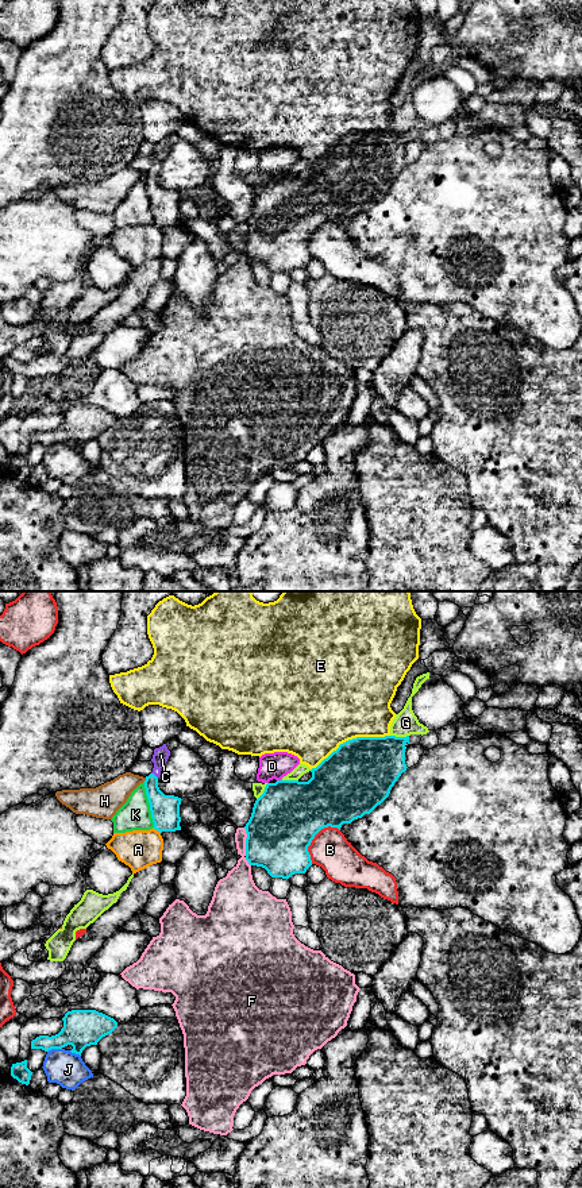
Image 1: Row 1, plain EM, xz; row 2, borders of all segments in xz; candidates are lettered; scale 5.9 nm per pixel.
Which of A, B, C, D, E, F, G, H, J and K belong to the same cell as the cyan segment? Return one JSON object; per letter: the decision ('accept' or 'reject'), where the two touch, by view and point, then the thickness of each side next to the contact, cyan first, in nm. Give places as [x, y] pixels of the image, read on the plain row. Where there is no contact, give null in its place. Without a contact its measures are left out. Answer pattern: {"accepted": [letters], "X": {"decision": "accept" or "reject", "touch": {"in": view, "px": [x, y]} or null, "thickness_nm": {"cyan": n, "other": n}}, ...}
{"accepted": ["C"], "A": {"decision": "reject", "touch": {"in": "xz", "px": [157, 224]}, "thickness_nm": {"cyan": 180, "other": 240}}, "B": {"decision": "reject", "touch": {"in": "xz", "px": [313, 232]}, "thickness_nm": {"cyan": 400, "other": 240}}, "C": {"decision": "accept", "touch": {"in": "xz", "px": [154, 170]}, "thickness_nm": {"cyan": 180, "other": 90}}, "D": {"decision": "reject", "touch": {"in": "xz", "px": [278, 176]}, "thickness_nm": {"cyan": 400, "other": 160}}, "E": {"decision": "reject", "touch": {"in": "xz", "px": [350, 135]}, "thickness_nm": {"cyan": 420, "other": 500}}, "F": {"decision": "reject", "touch": {"in": "xz", "px": [246, 236]}, "thickness_nm": {"cyan": 400, "other": 160}}, "G": {"decision": "reject", "touch": {"in": "xz", "px": [400, 132]}, "thickness_nm": {"cyan": 360, "other": 140}}, "H": {"decision": "reject", "touch": {"in": "xz", "px": [146, 174]}, "thickness_nm": {"cyan": 180, "other": 180}}, "J": {"decision": "reject", "touch": {"in": "xz", "px": [54, 443]}, "thickness_nm": {"cyan": 220, "other": 200}}, "K": {"decision": "reject", "touch": {"in": "xz", "px": [150, 200]}, "thickness_nm": {"cyan": 180, "other": 180}}}

